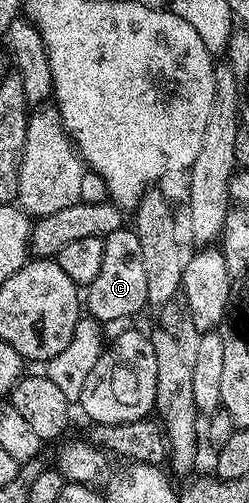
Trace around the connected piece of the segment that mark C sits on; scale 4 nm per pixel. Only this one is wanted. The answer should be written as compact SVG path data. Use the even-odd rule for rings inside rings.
M123 226L104 237L104 263L100 265L100 274L84 292L84 308L99 322L106 320L126 320L147 307L147 275L144 272L144 257L140 238L135 229Z

